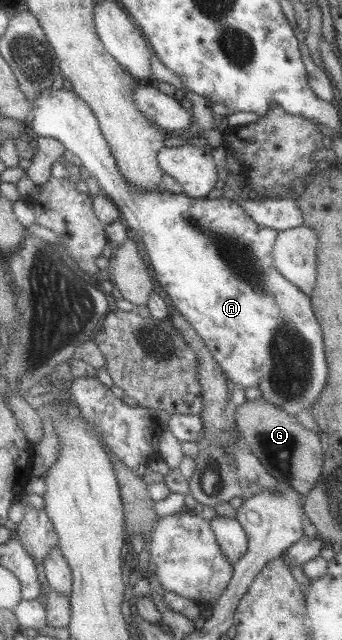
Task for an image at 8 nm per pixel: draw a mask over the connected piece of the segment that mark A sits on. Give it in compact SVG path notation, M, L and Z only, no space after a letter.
M53 86L42 89L39 95L34 97L31 102L30 114L32 115L32 130L37 136L49 136L58 140L60 144L69 152L78 158L79 165L84 166L86 171L96 178L99 184L100 193L107 196L112 203L115 204L119 213L120 219L125 226L130 230L133 237L137 237L137 241L140 242L145 254L148 254L148 260L154 271L154 278L162 287L164 294L169 296L171 304L177 308L178 312L182 313L187 323L196 331L199 338L202 339L202 344L206 346L208 352L220 370L223 371L225 377L237 386L242 388L250 388L250 386L256 386L261 392L261 398L266 402L281 408L286 414L290 416L296 416L300 410L307 410L310 412L314 406L316 400L320 396L324 384L326 384L326 358L324 358L324 348L322 348L322 336L320 336L320 326L312 314L312 305L309 295L304 294L295 284L292 284L280 276L273 266L272 248L275 244L277 231L272 228L264 228L258 226L246 212L239 206L238 202L234 202L232 199L226 199L218 197L215 199L201 198L195 199L186 196L184 193L174 194L170 191L157 190L156 192L150 192L149 190L135 190L129 186L129 184L120 176L118 169L115 165L114 157L110 154L110 149L106 144L105 138L100 132L96 117L93 115L91 108L72 91L60 87L55 89Z

